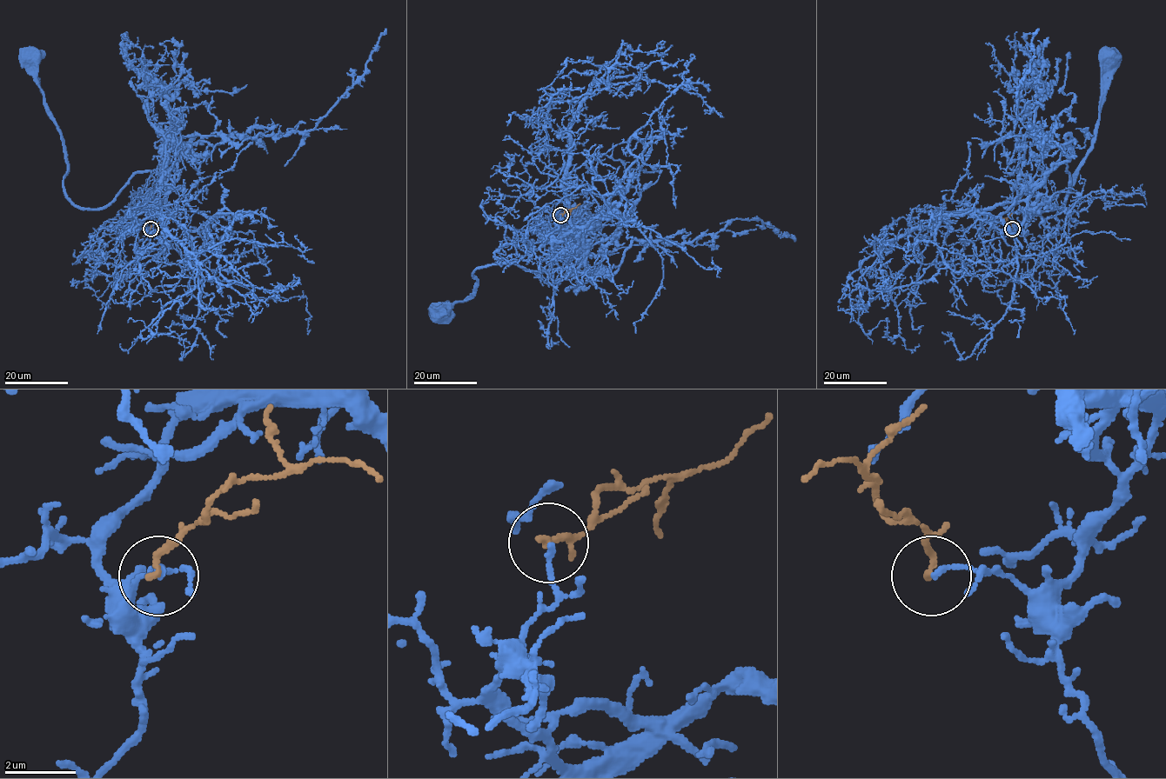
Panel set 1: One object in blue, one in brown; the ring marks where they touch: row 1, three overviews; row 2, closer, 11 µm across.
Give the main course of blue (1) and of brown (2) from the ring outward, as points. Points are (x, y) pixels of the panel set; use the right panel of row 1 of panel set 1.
1: (1012, 229), (1025, 228), (1027, 197), (1062, 163), (1068, 175), (1062, 207), (1091, 145), (1115, 63), (1110, 56)
2: (1012, 229), (1006, 218), (1001, 221)

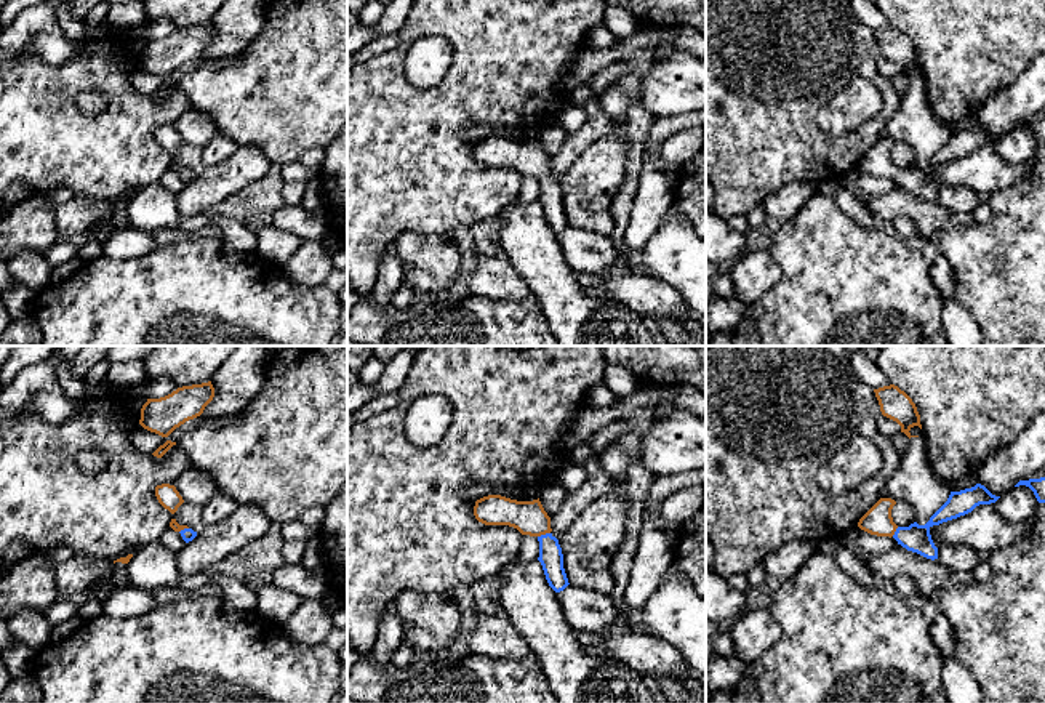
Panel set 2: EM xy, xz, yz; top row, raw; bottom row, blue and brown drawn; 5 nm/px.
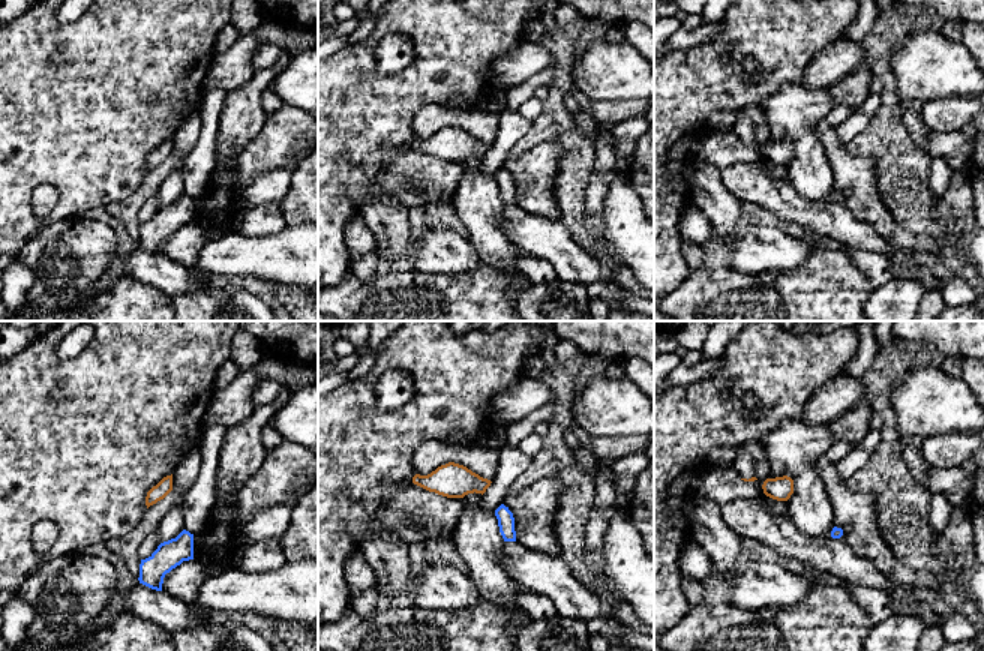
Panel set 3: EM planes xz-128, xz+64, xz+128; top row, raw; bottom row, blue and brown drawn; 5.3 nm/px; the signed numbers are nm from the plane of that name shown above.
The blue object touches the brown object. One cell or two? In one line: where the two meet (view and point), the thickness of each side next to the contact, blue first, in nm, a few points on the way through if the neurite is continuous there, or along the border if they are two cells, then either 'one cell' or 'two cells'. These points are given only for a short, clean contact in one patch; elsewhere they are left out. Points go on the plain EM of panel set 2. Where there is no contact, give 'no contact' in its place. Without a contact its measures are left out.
contact xz (543, 176); calibres 120 and 170 nm; way xz (551, 199), (549, 186), (543, 176), (528, 159); one cell

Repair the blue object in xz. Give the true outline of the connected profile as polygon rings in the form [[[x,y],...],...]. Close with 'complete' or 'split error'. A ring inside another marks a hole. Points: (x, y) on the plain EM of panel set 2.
[[[488,136],[475,143],[474,157],[485,167],[509,167],[522,176],[536,178],[539,199],[549,227],[560,234],[570,224],[563,210],[563,195],[559,181],[551,175],[551,159],[539,139],[517,143],[501,136]]]; split error

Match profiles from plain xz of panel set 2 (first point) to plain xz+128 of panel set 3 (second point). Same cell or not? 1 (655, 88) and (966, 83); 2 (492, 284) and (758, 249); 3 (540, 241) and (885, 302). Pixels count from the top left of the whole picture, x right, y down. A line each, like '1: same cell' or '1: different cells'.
1: same cell
2: same cell
3: same cell

